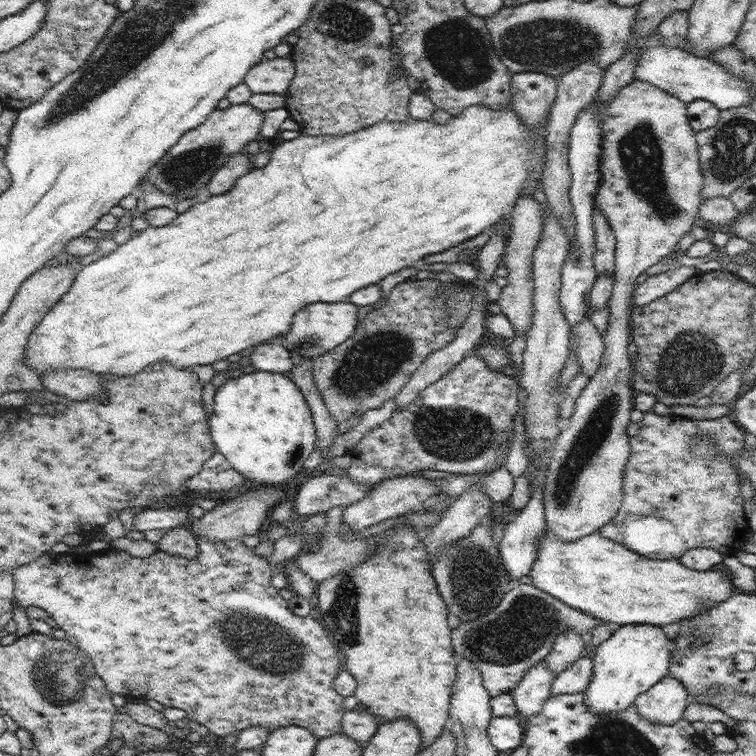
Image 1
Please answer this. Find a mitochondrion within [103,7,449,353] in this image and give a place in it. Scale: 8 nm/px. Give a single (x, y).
(188, 168)

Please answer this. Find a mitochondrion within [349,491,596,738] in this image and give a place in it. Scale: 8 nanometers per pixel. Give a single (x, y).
(516, 631)

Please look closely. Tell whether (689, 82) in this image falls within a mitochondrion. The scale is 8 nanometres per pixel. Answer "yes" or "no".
no

